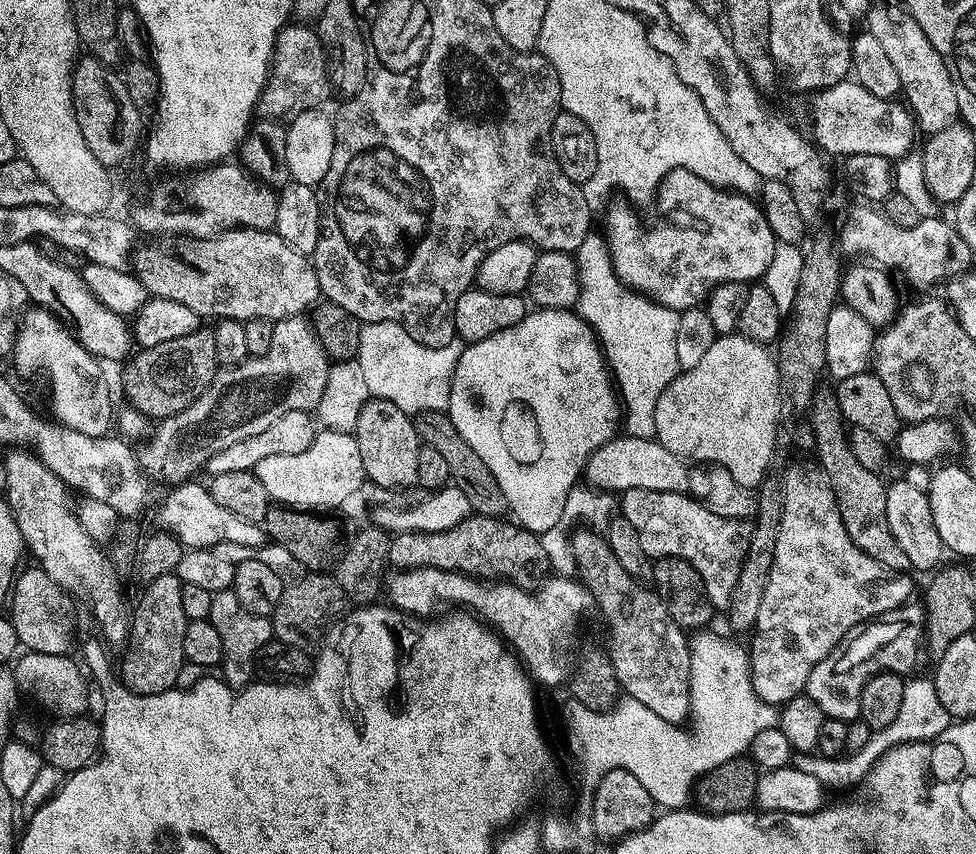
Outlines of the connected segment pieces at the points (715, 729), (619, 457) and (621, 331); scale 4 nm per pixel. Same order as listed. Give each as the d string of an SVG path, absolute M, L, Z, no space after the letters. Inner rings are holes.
M704 630L700 633L697 633L691 641L691 708L692 716L690 718L691 724L693 723L690 729L687 729L688 740L692 740L692 744L700 744L700 740L708 740L708 744L712 744L712 767L716 769L718 765L726 763L726 761L732 760L736 756L743 755L749 751L749 746L753 741L754 736L766 730L766 728L772 728L779 725L779 711L777 707L773 704L768 704L762 702L761 699L758 699L756 696L755 690L753 690L752 684L752 672L751 672L751 657L747 652L747 649L744 649L716 634L712 634L710 630Z
M617 435L608 440L588 460L586 476L589 481L599 482L605 489L623 494L634 490L658 490L659 492L691 493L692 472L689 461L670 454L660 441L646 437Z
M626 284L620 288L620 296L604 300L600 316L596 312L580 316L592 327L604 353L622 401L623 415L654 416L658 398L680 372L675 353L679 313Z

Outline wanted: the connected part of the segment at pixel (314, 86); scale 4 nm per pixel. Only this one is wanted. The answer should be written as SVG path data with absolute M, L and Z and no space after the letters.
M295 22L285 24L276 36L272 66L258 105L259 115L264 118L288 118L297 112L310 112L324 106L328 95L333 95L333 92L330 56L319 31Z

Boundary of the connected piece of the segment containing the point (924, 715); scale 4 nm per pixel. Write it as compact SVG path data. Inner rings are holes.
M926 678L907 679L902 692L901 709L897 718L886 729L872 733L865 746L860 751L849 756L822 756L819 753L795 753L792 766L798 770L818 778L820 784L826 788L848 788L867 779L874 765L879 762L889 750L902 744L929 743L949 727L952 717L942 705L938 697L935 681Z

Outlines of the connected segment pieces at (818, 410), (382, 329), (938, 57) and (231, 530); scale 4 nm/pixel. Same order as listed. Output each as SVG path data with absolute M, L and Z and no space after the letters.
M817 391L810 409L810 423L816 439L814 456L820 459L817 460L819 467L830 478L830 486L842 514L842 526L846 526L846 534L850 534L854 546L874 558L874 562L886 566L892 572L907 573L912 568L912 563L910 558L906 558L902 546L898 546L898 538L894 538L894 530L890 530L890 522L886 518L888 489L885 481L880 481L881 477L877 473L866 470L866 466L862 466L862 462L854 458L848 445L846 421L840 412L835 391Z
M369 321L360 330L357 360L362 366L371 397L392 402L408 415L420 416L426 412L447 411L454 370L463 349L463 341L458 338L444 347L428 347L410 337L409 332L398 323Z
M876 6L871 9L866 18L866 30L870 34L874 34L874 38L878 38L878 43L884 47L890 63L894 65L894 70L898 74L900 91L914 117L915 127L920 132L922 130L924 134L933 136L946 130L951 124L957 123L960 111L958 110L956 83L954 78L950 78L950 70L946 70L946 62L942 58L942 54L938 54L938 50L934 50L930 38L926 38L926 34L922 34L922 26L918 26L918 22L914 22L914 18L909 16L903 7L879 8Z
M180 482L176 488L160 504L160 520L165 529L177 538L185 549L211 548L224 546L220 544L237 544L240 548L255 550L265 543L264 529L257 521L238 518L238 514L230 514L208 493L207 487L201 484Z

